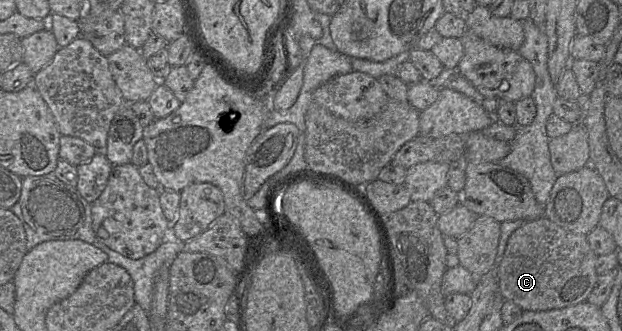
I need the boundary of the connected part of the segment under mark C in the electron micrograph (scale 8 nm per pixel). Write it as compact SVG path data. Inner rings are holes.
M546 217L526 221L509 237L505 252L497 263L499 293L523 311L546 311L574 306L586 301L596 281L595 263L597 256L591 250L587 235L572 233Z

